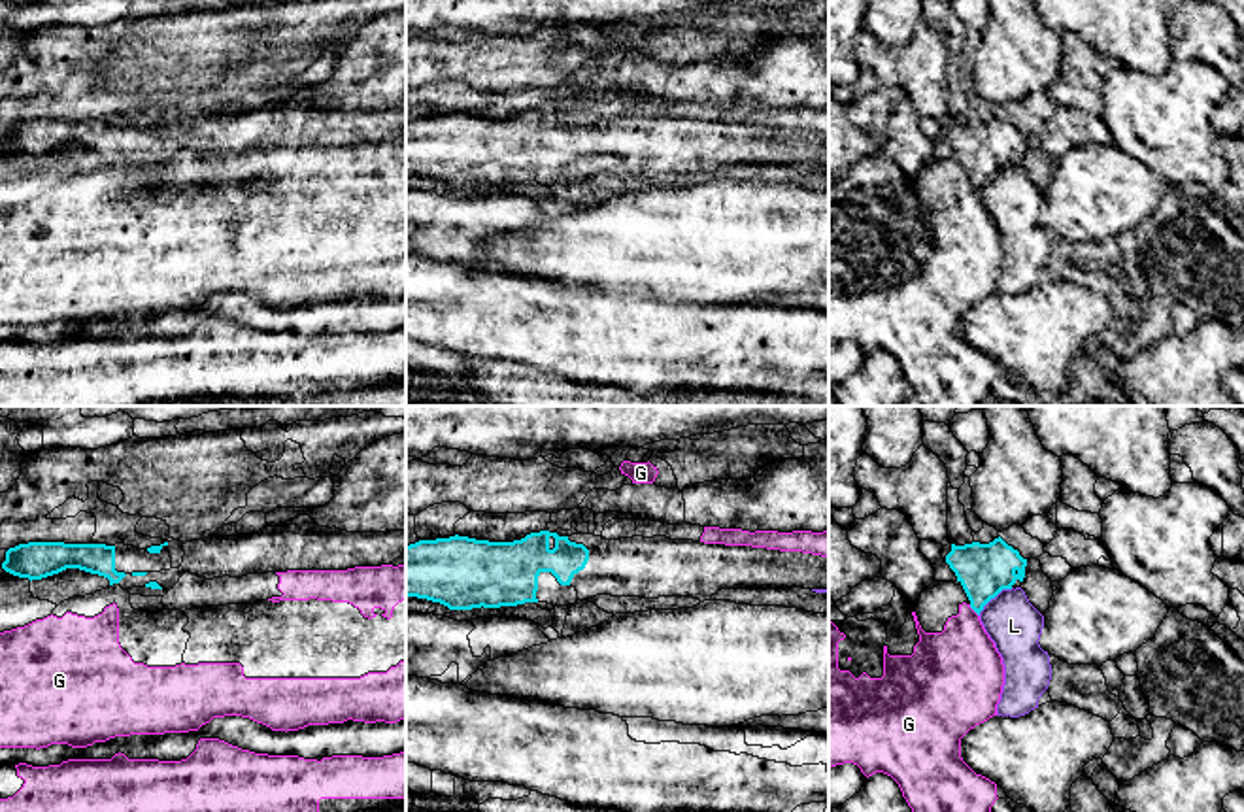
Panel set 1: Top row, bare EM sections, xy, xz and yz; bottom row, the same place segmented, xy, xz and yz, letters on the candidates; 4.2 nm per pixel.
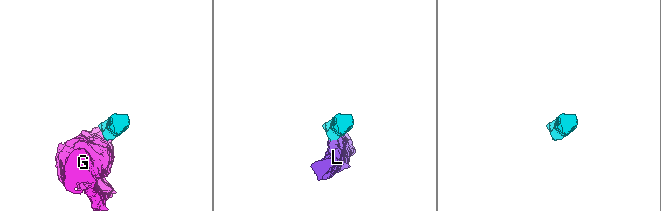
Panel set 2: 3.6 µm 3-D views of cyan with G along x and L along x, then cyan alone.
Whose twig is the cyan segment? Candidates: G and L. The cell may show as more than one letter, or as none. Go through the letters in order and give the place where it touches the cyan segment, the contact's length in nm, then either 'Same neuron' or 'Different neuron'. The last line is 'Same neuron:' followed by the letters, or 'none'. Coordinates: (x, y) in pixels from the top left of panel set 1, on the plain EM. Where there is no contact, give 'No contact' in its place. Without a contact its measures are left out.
G: Touches cyan at yz (973, 186). Shared border 70 nm. Different neuron
L: Touches cyan at yz (993, 174). Shared border 190 nm. Different neuron
Same neuron: none

